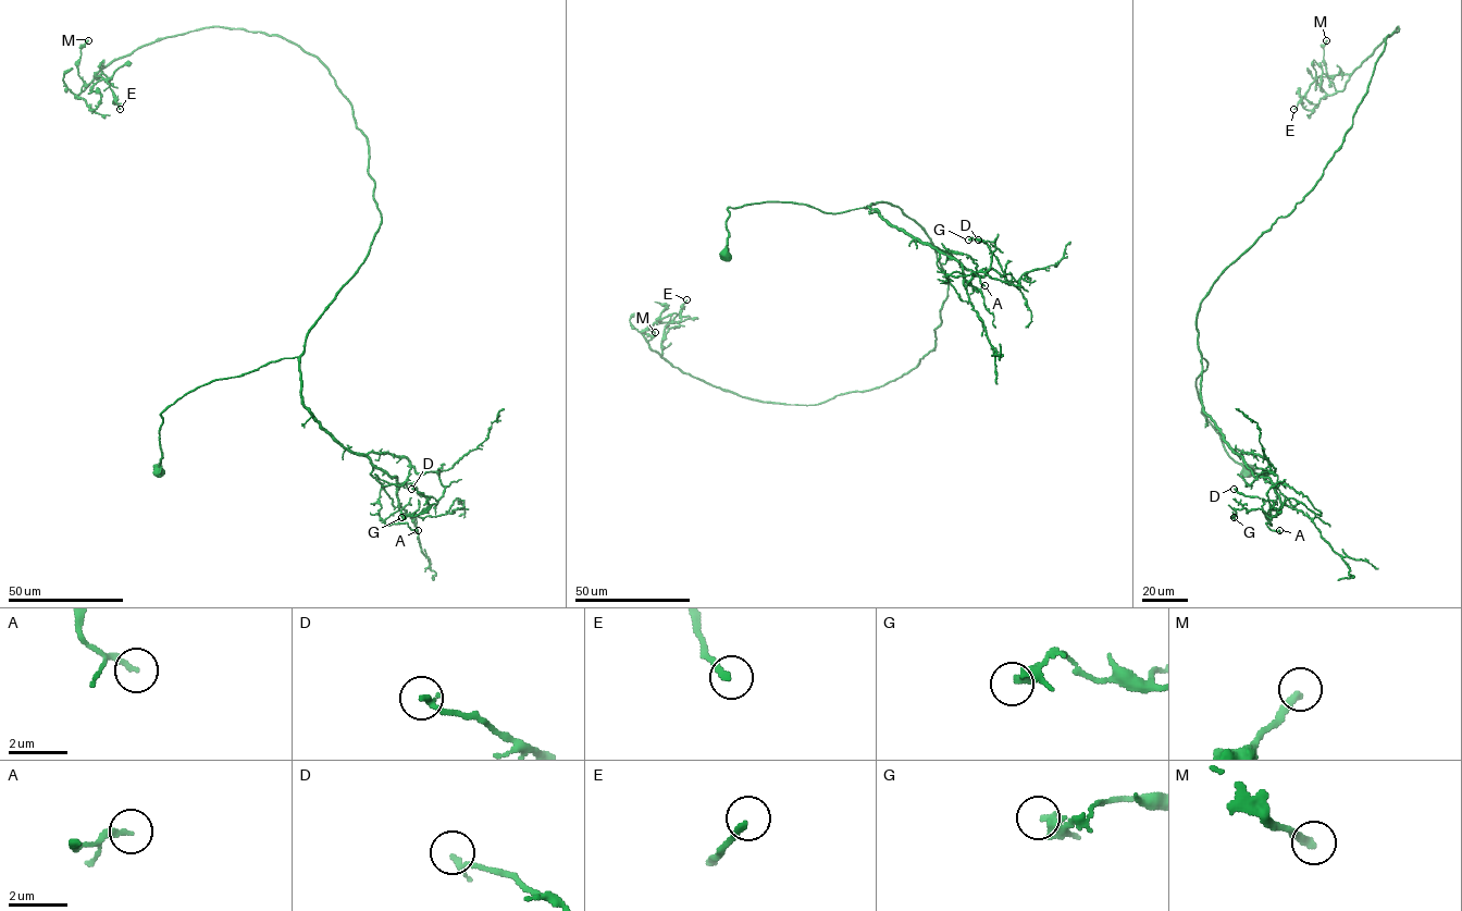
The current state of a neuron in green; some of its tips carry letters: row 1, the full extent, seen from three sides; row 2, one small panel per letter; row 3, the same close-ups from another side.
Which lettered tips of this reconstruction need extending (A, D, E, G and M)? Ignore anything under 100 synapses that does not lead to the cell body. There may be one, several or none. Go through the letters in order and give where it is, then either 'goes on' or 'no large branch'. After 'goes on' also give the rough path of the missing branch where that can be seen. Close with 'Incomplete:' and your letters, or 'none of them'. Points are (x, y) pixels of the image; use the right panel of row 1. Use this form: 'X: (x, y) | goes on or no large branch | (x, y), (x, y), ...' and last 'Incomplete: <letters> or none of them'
A: (1279, 530) | no large branch
D: (1234, 489) | no large branch
E: (1293, 109) | no large branch
G: (1234, 517) | no large branch
M: (1326, 40) | no large branch
Incomplete: none of them

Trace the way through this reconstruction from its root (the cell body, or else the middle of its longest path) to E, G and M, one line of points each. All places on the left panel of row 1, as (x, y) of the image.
E: (160, 470), (160, 414), (299, 358), (381, 213), (352, 106), (280, 36), (140, 46), (95, 74), (120, 109)
G: (160, 470), (169, 406), (297, 356), (301, 404), (318, 423), (397, 479), (403, 515), (429, 508), (401, 517)
M: (160, 470), (160, 414), (299, 358), (381, 213), (352, 106), (297, 45), (202, 27), (82, 90), (88, 40)

